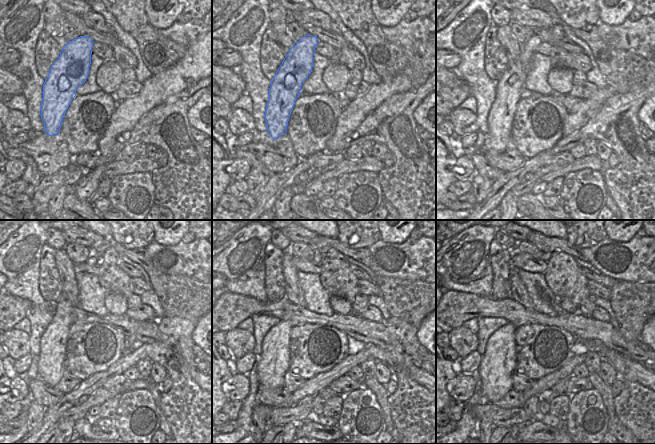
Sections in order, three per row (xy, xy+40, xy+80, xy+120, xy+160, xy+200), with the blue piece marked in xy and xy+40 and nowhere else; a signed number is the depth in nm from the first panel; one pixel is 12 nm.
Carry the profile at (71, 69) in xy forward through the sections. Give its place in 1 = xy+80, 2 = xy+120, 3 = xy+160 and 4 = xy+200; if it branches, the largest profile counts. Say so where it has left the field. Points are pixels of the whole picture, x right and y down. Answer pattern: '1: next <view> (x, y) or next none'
1: next xy+80 (508, 89)
2: next xy+120 (54, 339)
3: next xy+160 (273, 363)
4: next xy+200 (497, 364)

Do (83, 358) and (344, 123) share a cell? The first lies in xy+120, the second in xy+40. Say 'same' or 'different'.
different

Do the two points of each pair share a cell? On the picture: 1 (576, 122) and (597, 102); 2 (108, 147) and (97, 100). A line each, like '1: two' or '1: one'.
1: one
2: two

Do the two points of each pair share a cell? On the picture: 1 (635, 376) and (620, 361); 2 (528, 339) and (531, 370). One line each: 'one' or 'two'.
1: one
2: one

